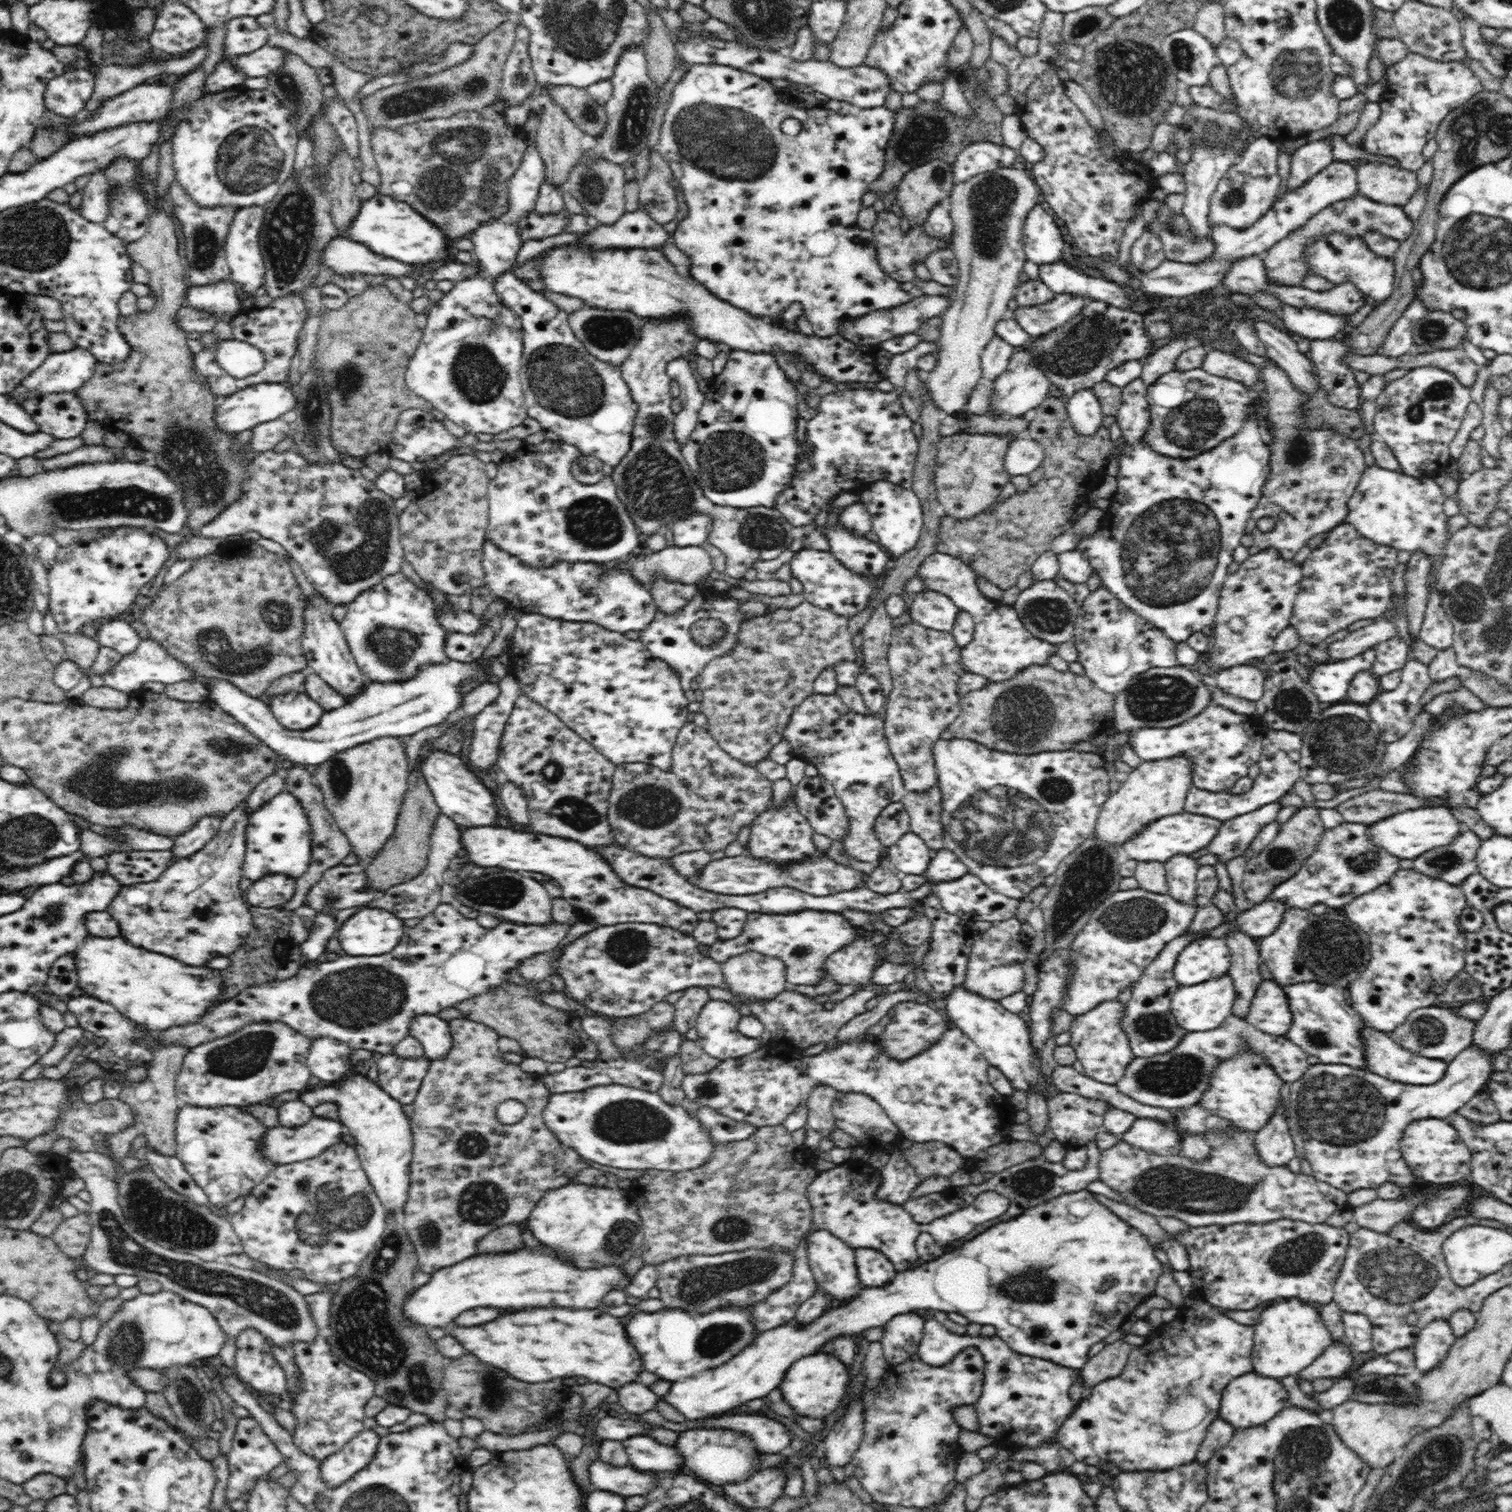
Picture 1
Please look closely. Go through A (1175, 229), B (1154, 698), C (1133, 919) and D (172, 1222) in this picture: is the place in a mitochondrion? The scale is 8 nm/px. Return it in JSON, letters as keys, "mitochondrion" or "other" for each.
{"A":"mitochondrion","B":"mitochondrion","C":"mitochondrion","D":"mitochondrion"}

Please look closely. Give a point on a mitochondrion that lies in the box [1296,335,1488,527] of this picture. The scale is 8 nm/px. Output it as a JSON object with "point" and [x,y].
{"point":[1442,390]}

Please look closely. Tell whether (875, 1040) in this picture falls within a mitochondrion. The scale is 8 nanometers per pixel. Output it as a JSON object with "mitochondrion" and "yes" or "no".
{"mitochondrion":"no"}

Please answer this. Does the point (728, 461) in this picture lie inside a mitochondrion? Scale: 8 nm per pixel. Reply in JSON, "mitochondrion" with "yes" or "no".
{"mitochondrion":"yes"}

